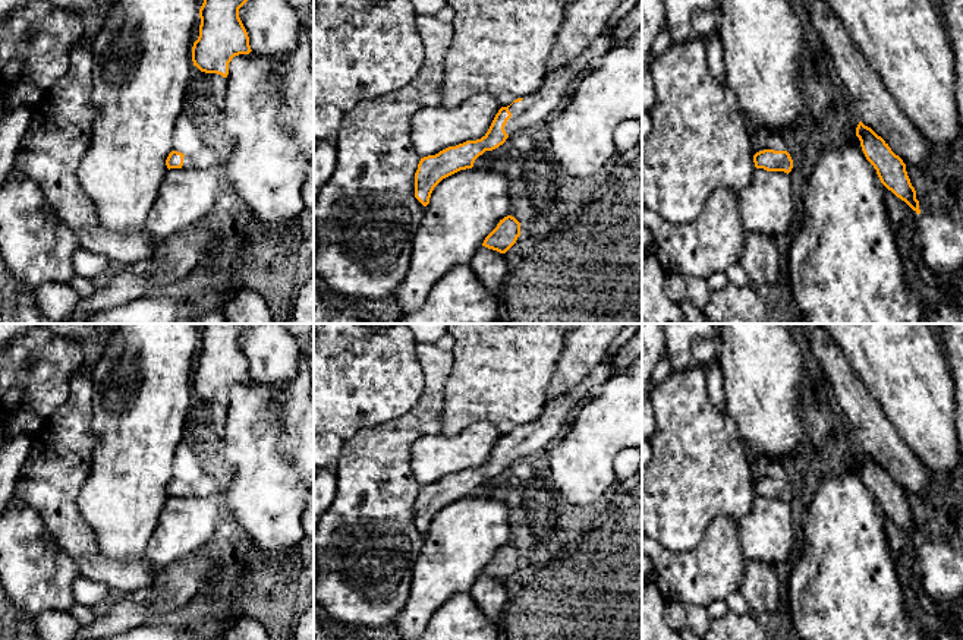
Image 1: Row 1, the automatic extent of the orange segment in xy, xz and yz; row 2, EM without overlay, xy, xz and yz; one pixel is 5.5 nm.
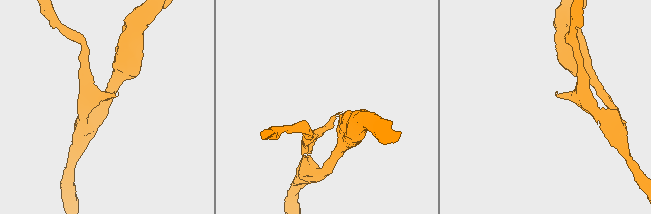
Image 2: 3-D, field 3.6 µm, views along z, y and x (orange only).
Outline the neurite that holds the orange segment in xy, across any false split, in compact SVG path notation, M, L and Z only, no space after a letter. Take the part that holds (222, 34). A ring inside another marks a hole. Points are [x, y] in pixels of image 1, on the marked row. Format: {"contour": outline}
{"contour": "M204 0L199 9L199 37L192 47L192 62L201 72L217 73L223 78L229 75L229 63L235 56L249 54L249 37L239 18L239 9L248 0Z"}

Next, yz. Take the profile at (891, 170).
{"contour": "M862 122L856 127L856 136L860 141L866 160L877 170L881 183L904 201L916 214L920 214L916 190L910 183L903 160L891 151L881 136Z"}

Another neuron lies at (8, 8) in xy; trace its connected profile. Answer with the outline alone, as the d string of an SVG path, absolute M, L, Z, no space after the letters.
M0 0L0 22L7 21L19 9L28 6L32 0Z

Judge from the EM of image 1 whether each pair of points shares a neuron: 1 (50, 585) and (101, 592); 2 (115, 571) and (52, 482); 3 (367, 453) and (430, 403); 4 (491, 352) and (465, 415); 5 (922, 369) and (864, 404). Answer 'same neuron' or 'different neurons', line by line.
1: different neurons
2: same neuron
3: same neuron
4: same neuron
5: different neurons

